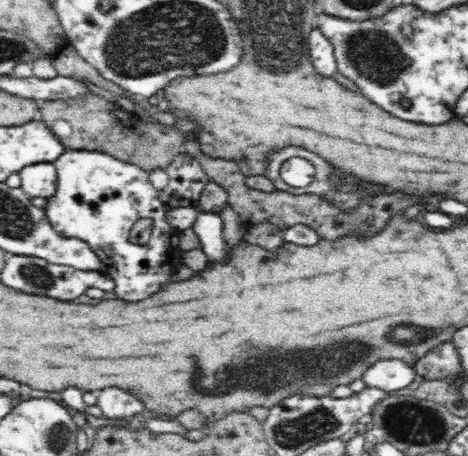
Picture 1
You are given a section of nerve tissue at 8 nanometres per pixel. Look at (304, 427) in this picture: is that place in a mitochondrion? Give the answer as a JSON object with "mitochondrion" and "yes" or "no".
{"mitochondrion":"yes"}

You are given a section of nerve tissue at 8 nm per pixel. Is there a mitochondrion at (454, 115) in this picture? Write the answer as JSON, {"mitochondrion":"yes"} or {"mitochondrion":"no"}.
{"mitochondrion":"no"}

